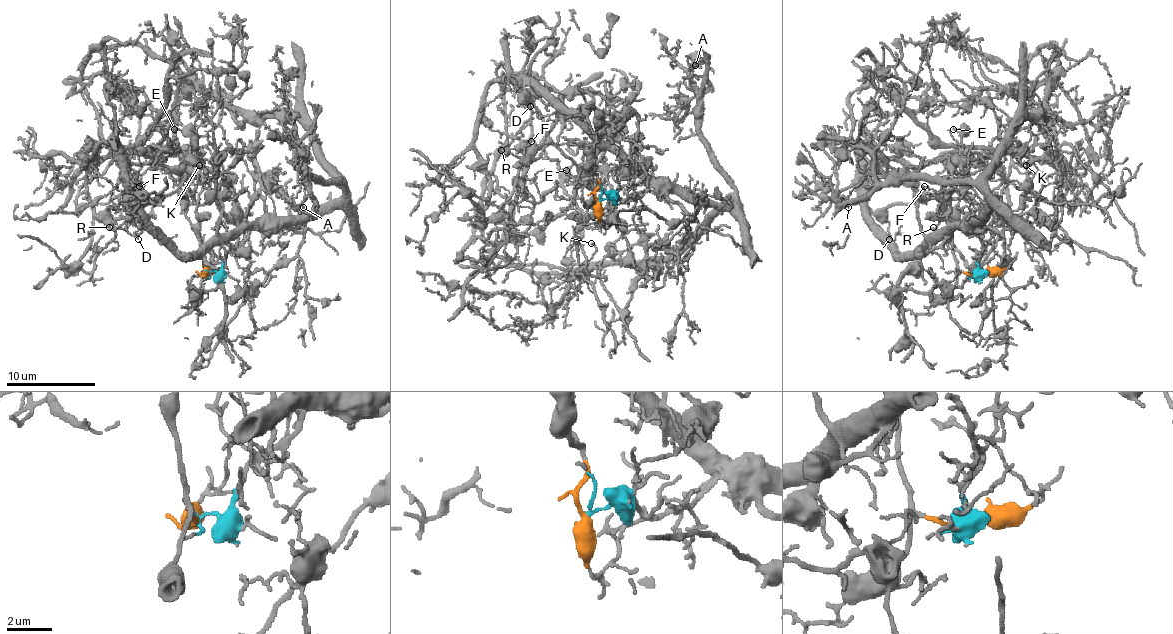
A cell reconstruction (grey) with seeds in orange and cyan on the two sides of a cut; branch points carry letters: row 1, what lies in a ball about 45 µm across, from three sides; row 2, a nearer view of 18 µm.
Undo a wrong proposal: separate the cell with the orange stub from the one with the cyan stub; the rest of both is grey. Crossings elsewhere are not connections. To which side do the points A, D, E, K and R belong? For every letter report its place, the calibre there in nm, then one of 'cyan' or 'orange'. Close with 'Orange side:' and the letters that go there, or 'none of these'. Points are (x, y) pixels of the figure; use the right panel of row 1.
A: place (848, 207); calibre 70 nm; cyan
D: place (889, 239); calibre 120 nm; orange
E: place (953, 129); calibre 130 nm; orange
K: place (1026, 165); calibre 130 nm; cyan
R: place (933, 227); calibre 170 nm; orange
Orange side: D, E, R

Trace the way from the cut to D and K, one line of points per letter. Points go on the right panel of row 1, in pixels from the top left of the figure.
D: (983, 270), (970, 275), (959, 268), (952, 224), (939, 210), (952, 166), (937, 192), (888, 208), (890, 239)
K: (983, 270), (972, 228), (985, 175), (1057, 84), (1088, 159), (1048, 181), (1026, 166)

